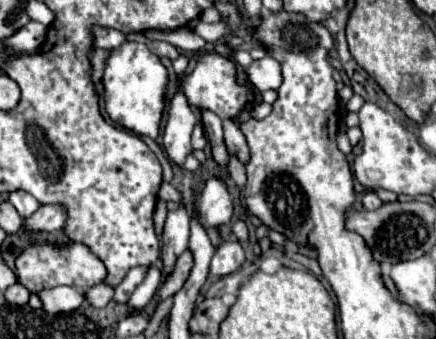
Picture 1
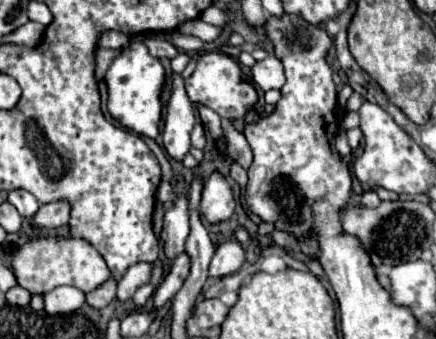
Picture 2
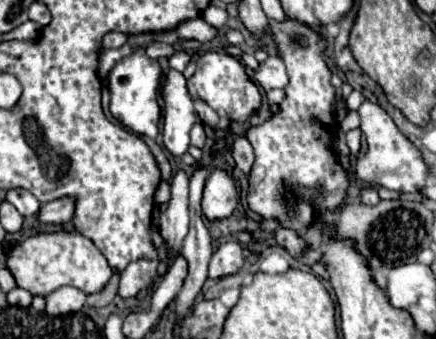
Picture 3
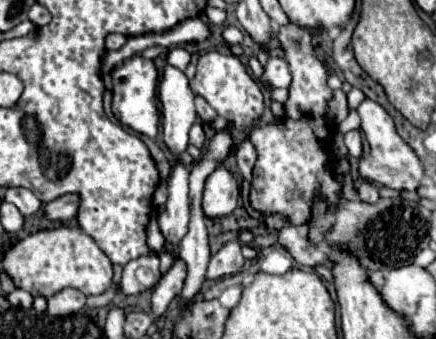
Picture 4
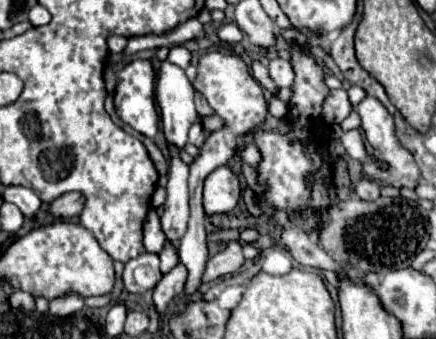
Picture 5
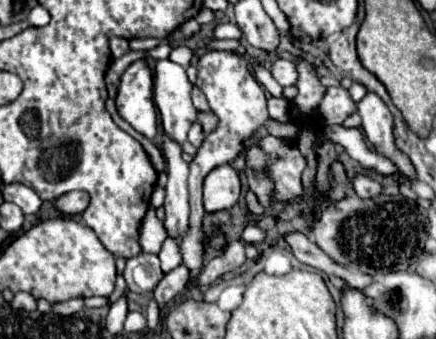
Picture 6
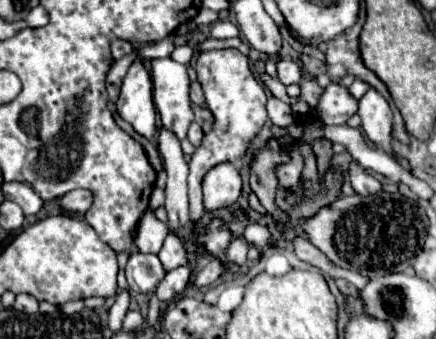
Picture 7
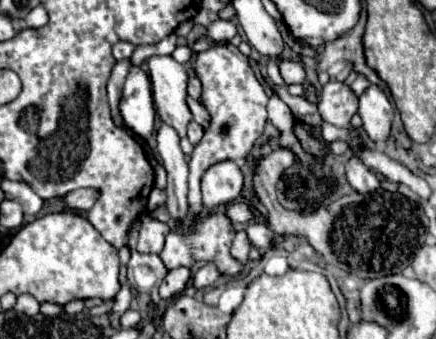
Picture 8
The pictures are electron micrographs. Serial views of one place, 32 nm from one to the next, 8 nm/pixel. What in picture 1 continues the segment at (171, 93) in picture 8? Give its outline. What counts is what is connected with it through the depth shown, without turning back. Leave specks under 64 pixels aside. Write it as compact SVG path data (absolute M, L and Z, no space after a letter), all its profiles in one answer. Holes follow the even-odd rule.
M176 92L174 98L170 100L168 122L164 128L164 150L176 166L184 166L186 156L192 152L190 136L194 124L196 124L196 116L188 106L186 96L182 92Z

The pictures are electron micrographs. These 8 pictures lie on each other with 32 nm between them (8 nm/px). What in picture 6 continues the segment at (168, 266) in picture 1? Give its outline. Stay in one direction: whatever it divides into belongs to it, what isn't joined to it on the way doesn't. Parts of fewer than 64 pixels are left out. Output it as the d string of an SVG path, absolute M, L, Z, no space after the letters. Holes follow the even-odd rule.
M164 136L164 158L166 158L166 172L168 172L168 184L166 184L166 202L164 202L164 228L168 236L180 240L189 224L189 193L186 188L186 180L189 175L189 164L182 160L182 148Z

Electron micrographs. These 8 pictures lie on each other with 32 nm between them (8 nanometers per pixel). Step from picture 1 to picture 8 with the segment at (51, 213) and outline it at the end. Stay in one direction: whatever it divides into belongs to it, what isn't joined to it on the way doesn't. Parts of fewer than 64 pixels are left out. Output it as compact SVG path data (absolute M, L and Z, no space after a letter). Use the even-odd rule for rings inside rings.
M78 188L78 190L72 190L64 196L64 202L70 210L78 210L78 212L88 212L94 202L98 198L98 192L92 190L92 188Z

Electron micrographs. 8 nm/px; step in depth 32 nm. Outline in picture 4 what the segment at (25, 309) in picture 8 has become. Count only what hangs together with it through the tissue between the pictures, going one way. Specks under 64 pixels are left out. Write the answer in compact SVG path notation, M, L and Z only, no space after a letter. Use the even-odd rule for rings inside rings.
M16 288L16 290L12 290L12 292L8 294L8 302L10 302L12 306L16 306L16 308L24 308L24 310L28 310L28 308L32 306L32 294L26 292L26 290Z

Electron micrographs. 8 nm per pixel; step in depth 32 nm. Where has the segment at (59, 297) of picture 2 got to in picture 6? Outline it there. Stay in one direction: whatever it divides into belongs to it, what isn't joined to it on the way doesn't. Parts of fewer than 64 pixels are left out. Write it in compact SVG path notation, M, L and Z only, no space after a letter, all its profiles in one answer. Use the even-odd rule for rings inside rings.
M72 298L72 300L64 300L64 302L54 302L52 304L52 312L60 314L60 316L72 316L82 308L84 308L84 298Z

